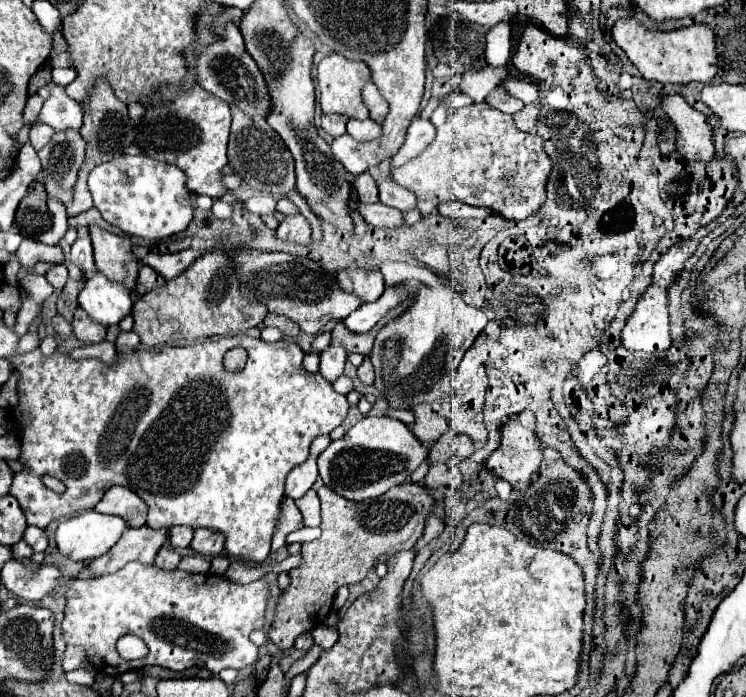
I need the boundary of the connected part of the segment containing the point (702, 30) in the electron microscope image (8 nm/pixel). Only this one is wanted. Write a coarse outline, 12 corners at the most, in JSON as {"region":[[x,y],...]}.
{"region":[[621,17],[613,39],[651,81],[707,83],[715,31]]}

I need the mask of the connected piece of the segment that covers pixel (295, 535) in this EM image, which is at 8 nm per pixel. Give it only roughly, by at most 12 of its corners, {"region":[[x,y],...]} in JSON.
{"region":[[301,527],[287,535],[287,543],[307,543],[321,535],[319,527]]}

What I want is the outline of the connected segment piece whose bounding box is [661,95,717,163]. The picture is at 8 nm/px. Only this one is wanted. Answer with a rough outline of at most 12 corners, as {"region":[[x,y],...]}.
{"region":[[681,95],[661,105],[683,159],[717,159],[713,127]]}

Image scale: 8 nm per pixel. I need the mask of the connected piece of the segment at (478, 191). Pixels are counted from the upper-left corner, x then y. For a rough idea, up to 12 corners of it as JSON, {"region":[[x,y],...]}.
{"region":[[485,101],[453,109],[393,179],[521,221],[553,161]]}

